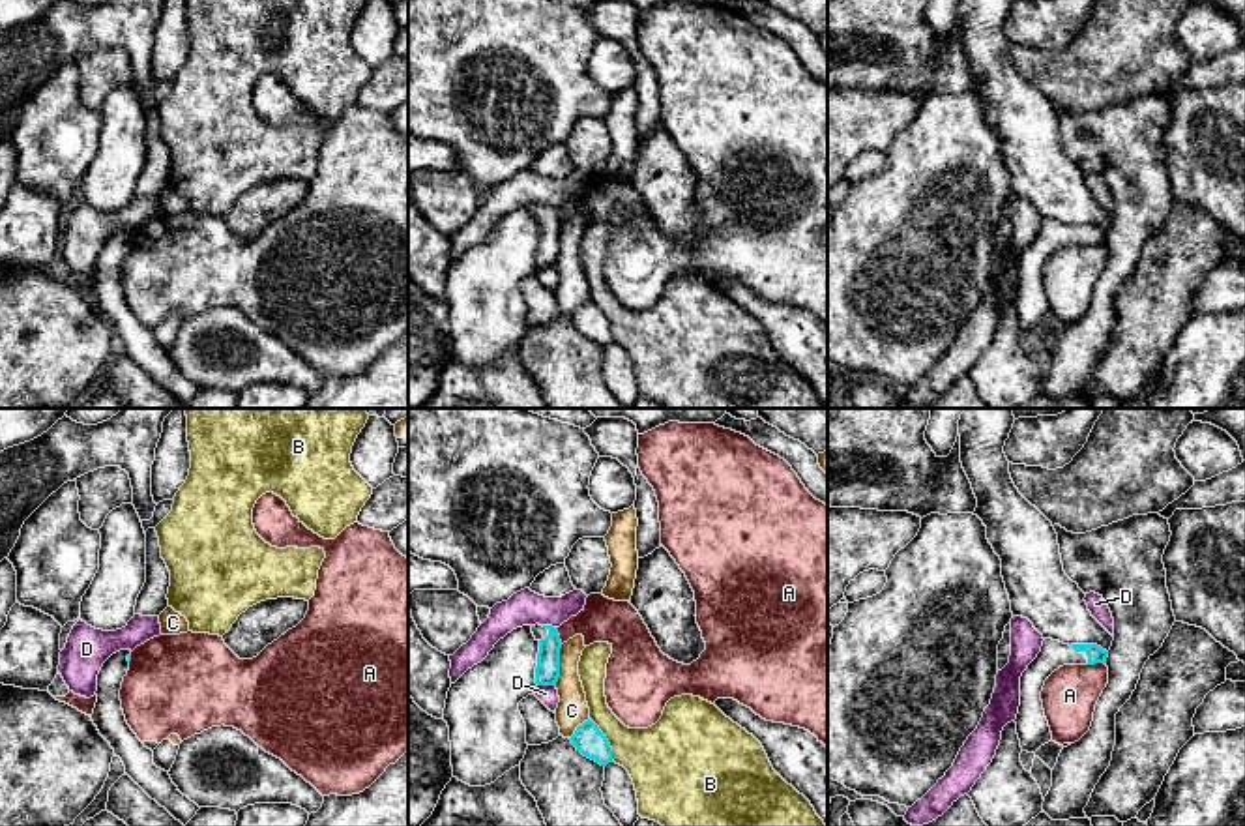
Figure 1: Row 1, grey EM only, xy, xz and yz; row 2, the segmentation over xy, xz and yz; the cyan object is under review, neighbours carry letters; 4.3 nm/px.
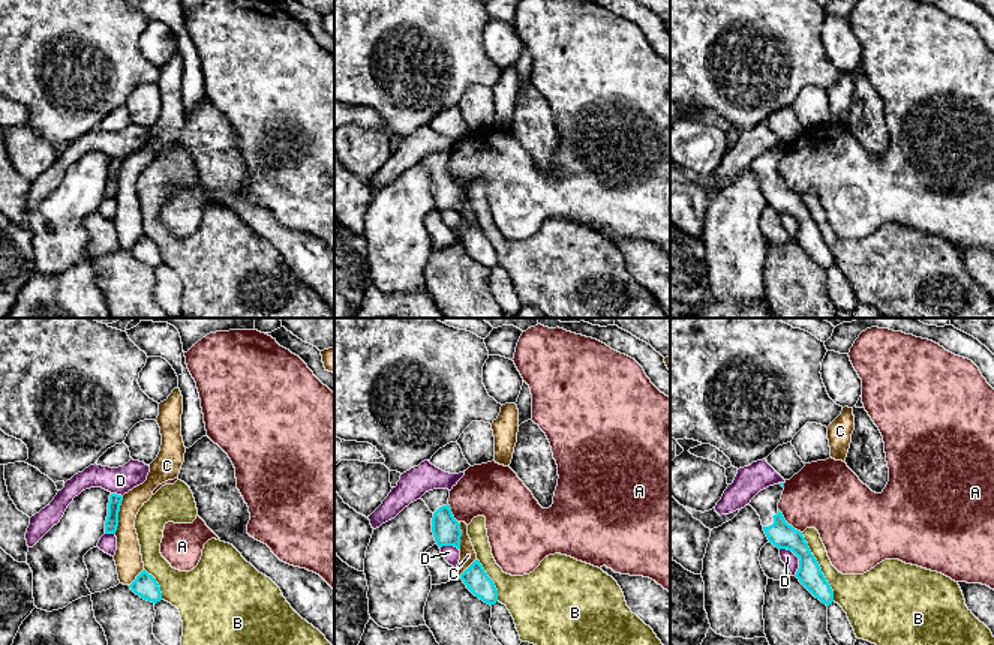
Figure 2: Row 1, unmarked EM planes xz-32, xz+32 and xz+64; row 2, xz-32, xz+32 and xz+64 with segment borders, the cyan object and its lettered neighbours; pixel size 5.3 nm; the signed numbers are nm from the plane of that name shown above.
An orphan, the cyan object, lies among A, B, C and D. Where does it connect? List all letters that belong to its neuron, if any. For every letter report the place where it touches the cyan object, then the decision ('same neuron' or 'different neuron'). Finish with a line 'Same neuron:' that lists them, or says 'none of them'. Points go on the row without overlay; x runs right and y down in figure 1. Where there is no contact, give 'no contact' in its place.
A: meets cyan in xz at (558, 216); different neuron
B: meets cyan in xz at (605, 319); different neuron
C: meets cyan in xz at (558, 246); different neuron
D: meets cyan in xz at (547, 265); different neuron
Same neuron: none of them

